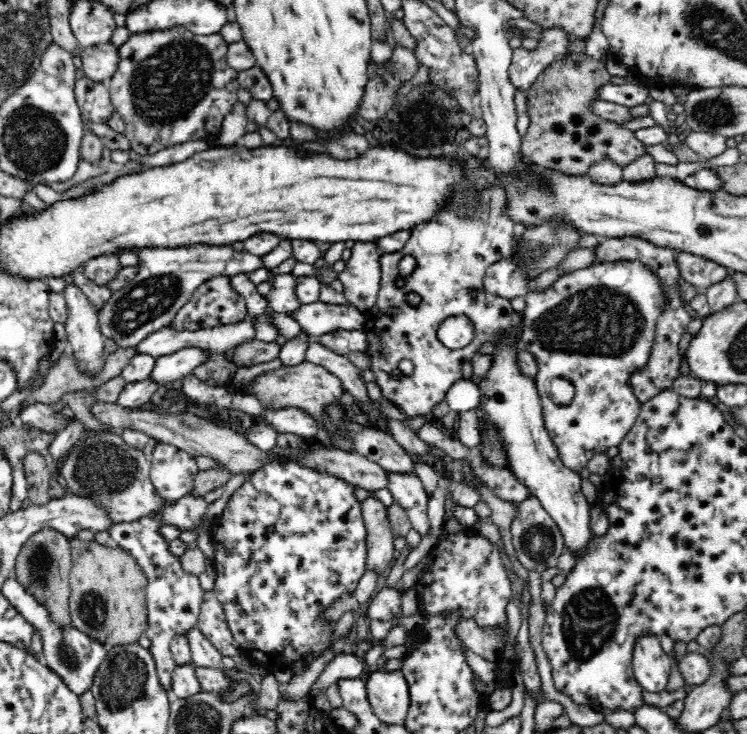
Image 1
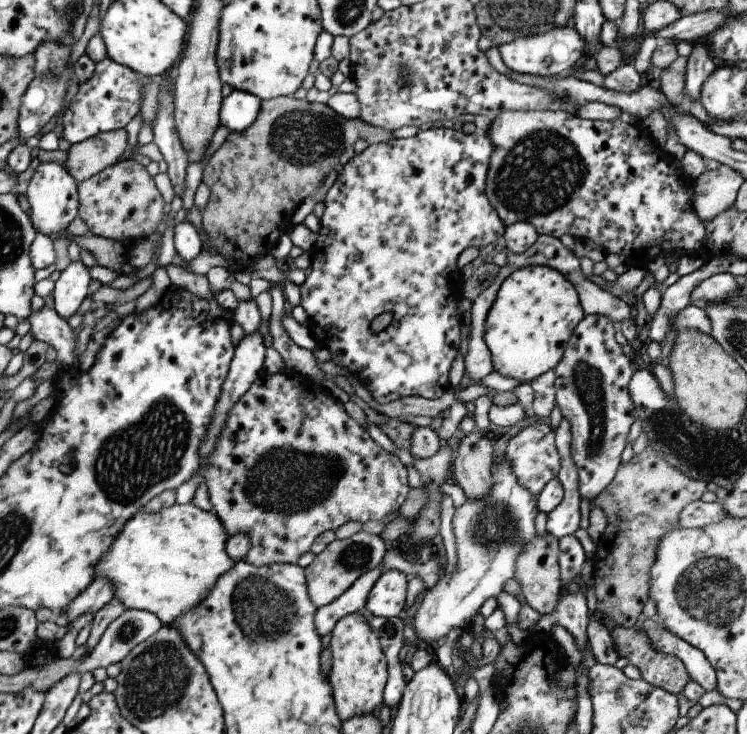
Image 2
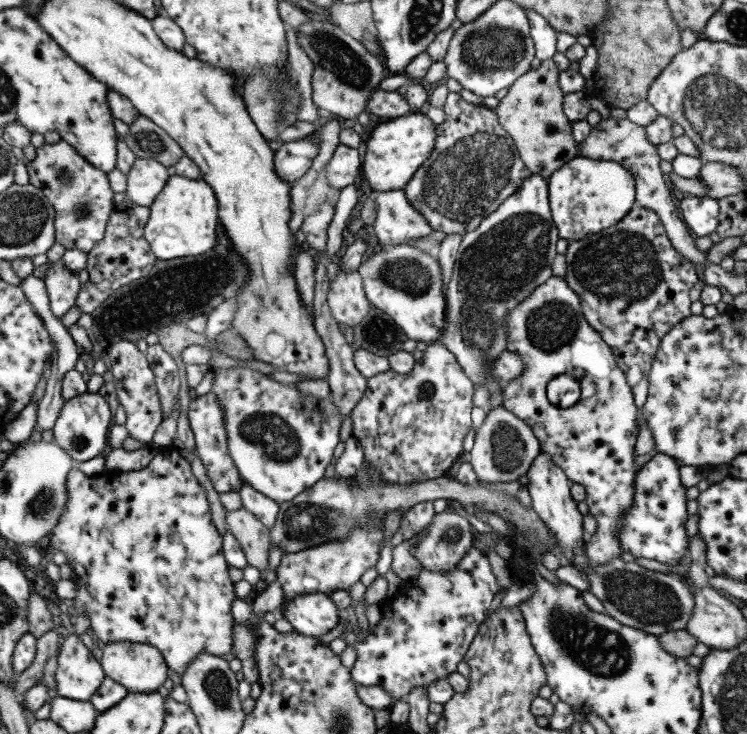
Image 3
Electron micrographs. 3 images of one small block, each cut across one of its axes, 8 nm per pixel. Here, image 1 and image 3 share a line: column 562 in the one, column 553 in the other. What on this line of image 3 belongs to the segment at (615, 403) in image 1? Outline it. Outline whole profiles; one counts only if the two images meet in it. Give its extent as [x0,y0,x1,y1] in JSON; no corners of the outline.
[503,276,640,566]

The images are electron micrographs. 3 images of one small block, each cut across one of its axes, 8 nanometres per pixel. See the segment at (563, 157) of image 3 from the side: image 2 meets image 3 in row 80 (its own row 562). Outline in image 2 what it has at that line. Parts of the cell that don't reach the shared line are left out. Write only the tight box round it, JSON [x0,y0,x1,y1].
[515,531,560,615]

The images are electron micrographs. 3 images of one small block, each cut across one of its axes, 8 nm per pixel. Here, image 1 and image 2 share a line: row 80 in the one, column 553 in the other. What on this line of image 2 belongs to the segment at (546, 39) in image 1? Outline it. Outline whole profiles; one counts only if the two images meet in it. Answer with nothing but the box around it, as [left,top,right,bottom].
[546,417,580,538]

